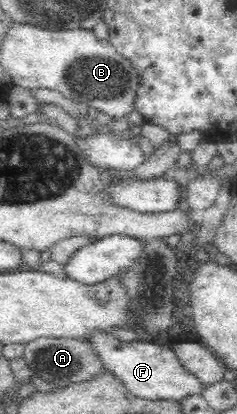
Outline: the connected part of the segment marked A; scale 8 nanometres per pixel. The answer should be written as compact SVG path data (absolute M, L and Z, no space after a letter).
M37 337L25 344L23 358L30 366L30 377L34 379L34 374L42 377L46 383L52 383L57 388L65 388L70 384L85 382L103 375L107 371L107 366L95 352L95 345L87 340L76 338L49 338Z

